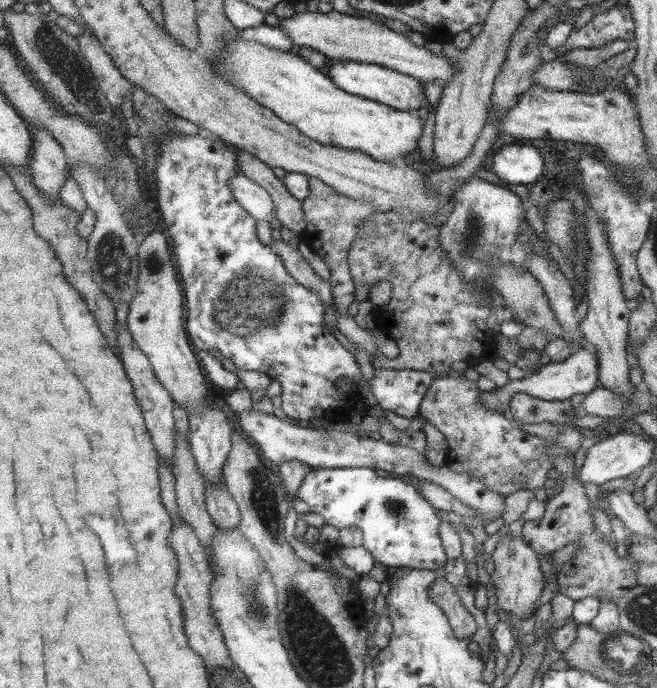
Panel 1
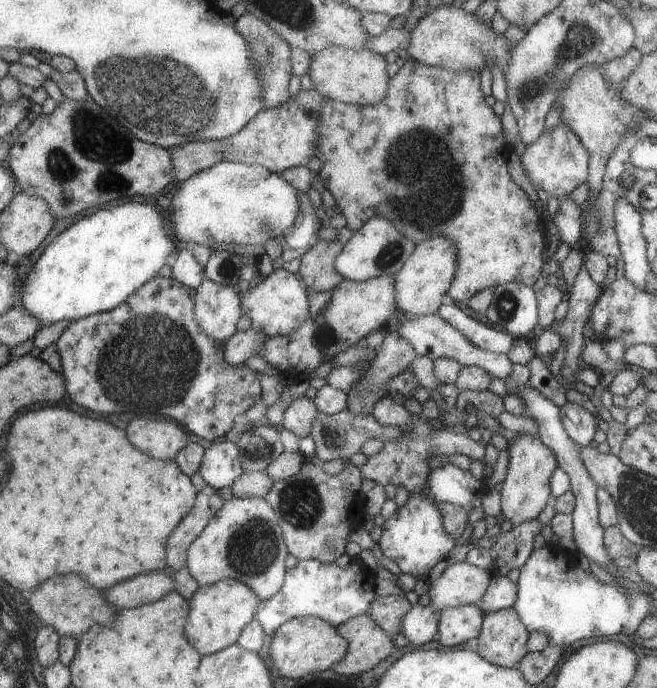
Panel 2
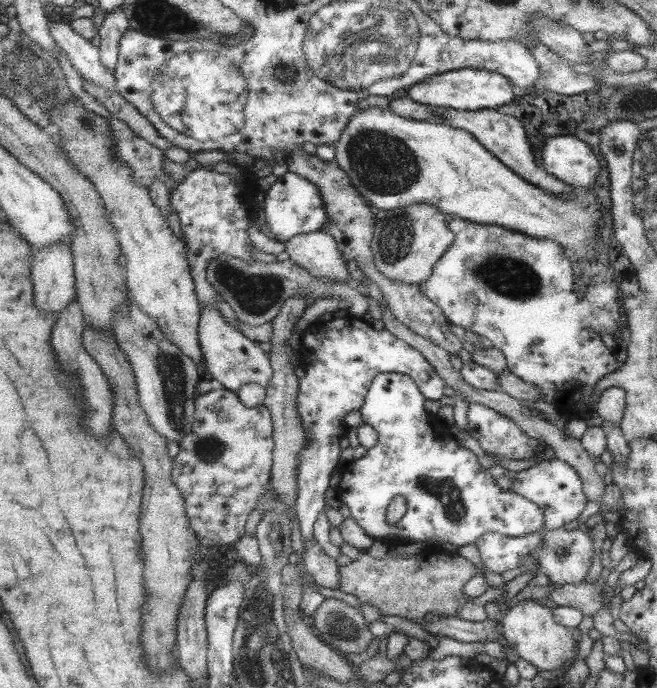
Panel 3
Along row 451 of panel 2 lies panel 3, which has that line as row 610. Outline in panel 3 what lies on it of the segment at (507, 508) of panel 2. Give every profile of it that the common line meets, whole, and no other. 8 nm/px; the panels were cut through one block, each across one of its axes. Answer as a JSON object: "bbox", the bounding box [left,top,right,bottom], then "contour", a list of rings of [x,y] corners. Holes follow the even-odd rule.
{"bbox":[499,600,575,671],"contour":[[[525,600],[510,608],[499,621],[508,647],[517,657],[529,662],[537,671],[559,670],[561,666],[574,662],[575,642],[571,638],[571,632],[553,620],[551,609],[540,606],[533,600]]]}

